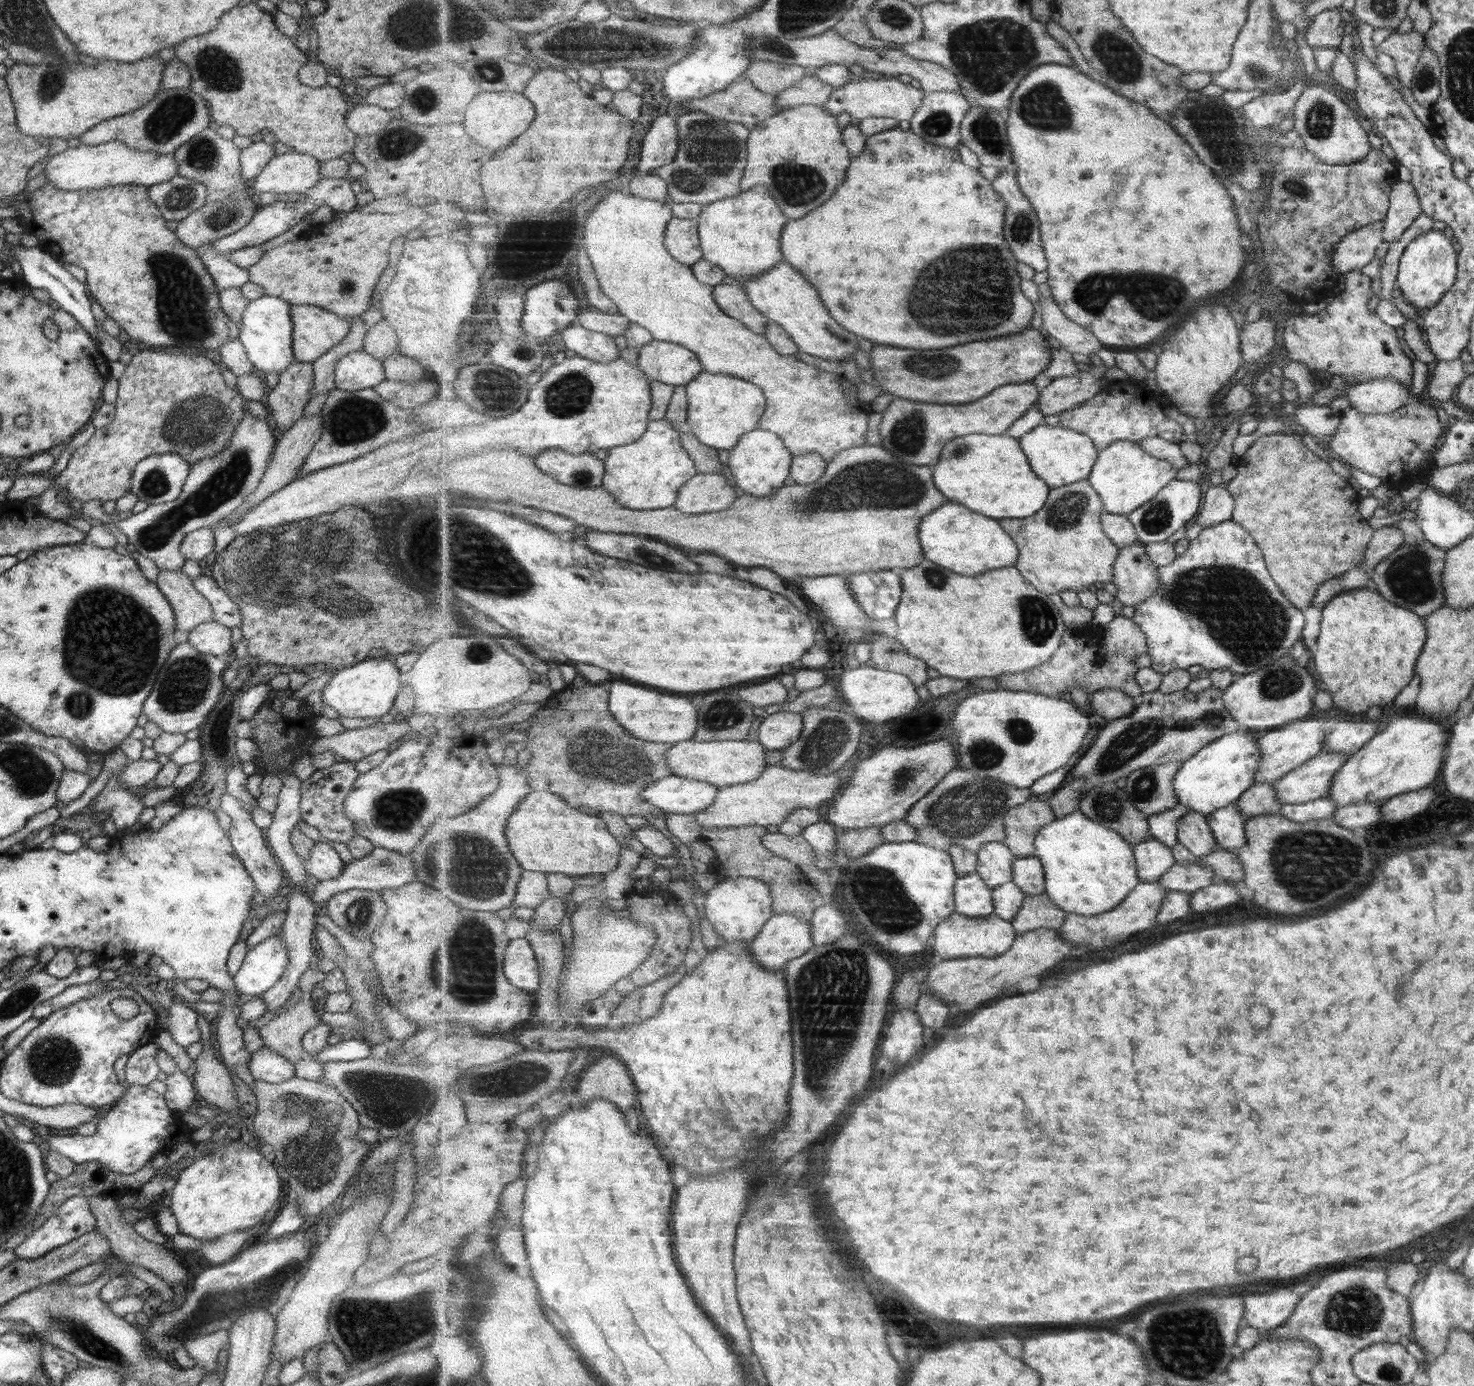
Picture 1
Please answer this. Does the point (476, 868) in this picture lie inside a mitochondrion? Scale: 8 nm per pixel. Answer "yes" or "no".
yes

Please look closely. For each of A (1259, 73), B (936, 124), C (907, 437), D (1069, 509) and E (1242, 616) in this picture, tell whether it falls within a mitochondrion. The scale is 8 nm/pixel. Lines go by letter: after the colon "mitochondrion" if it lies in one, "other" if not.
A: mitochondrion
B: mitochondrion
C: mitochondrion
D: mitochondrion
E: mitochondrion

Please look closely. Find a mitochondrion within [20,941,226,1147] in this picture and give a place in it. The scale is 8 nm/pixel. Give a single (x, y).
(53, 1060)

